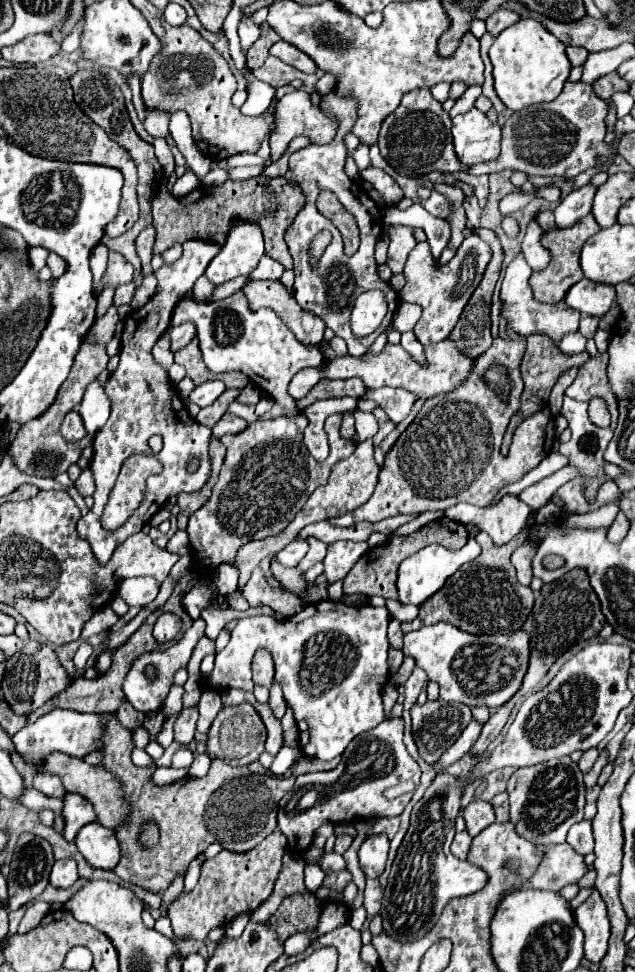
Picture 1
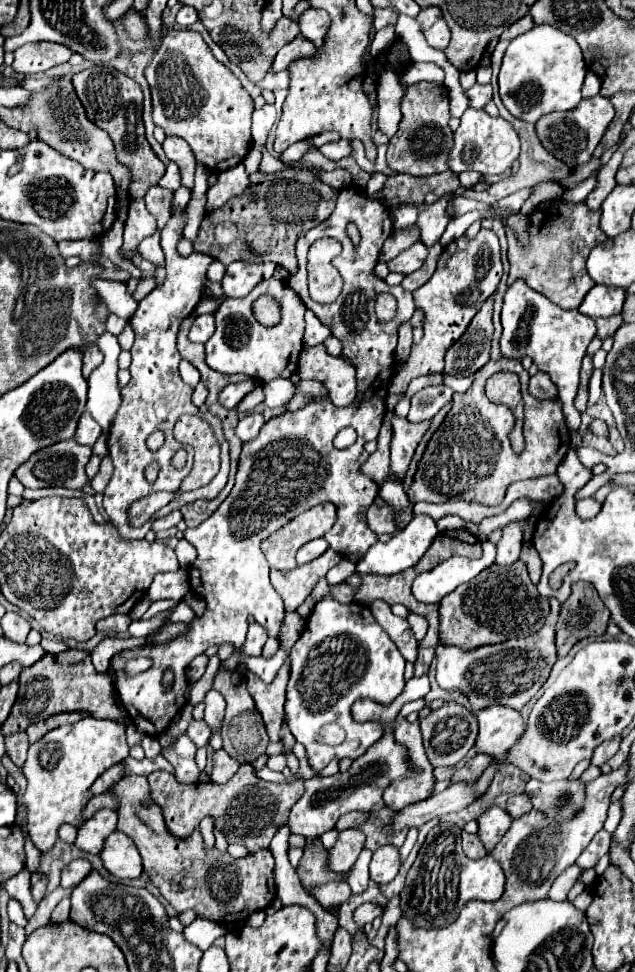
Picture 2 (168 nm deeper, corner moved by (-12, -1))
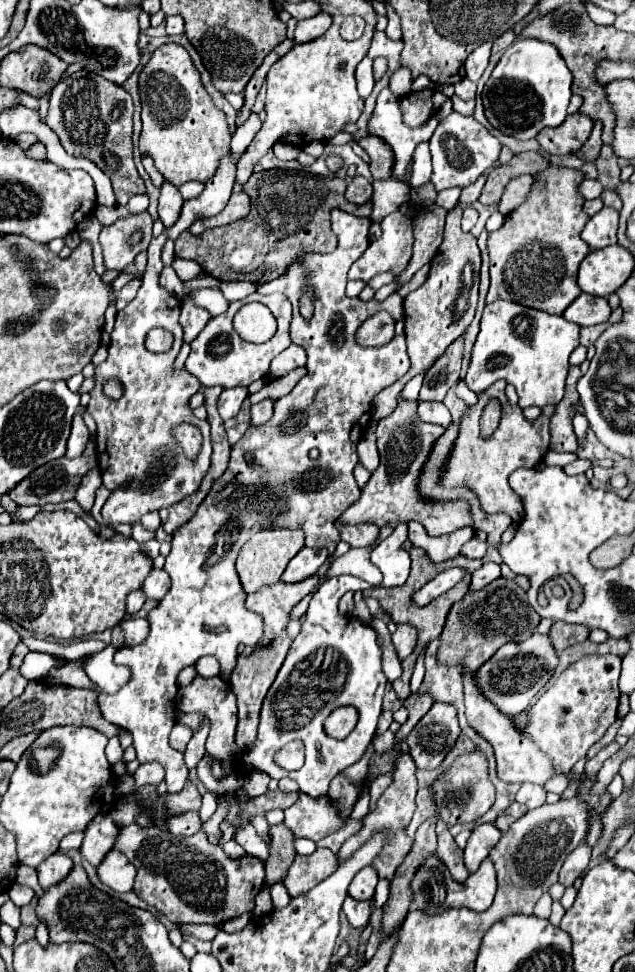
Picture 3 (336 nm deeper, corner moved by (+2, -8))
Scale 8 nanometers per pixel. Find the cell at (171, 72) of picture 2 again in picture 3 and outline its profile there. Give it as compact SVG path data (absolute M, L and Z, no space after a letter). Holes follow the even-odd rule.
M162 44L152 52L138 82L142 100L140 152L150 152L162 176L176 186L188 180L210 180L220 160L230 152L232 132L226 114L216 108L212 96L202 86L200 72L188 50L180 44Z

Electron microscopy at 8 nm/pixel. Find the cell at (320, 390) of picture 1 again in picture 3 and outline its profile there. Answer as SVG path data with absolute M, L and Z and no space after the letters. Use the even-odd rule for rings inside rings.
M262 400L258 404L252 406L252 424L258 426L258 424L266 424L270 418L272 418L272 412L274 412L274 402L276 400Z

